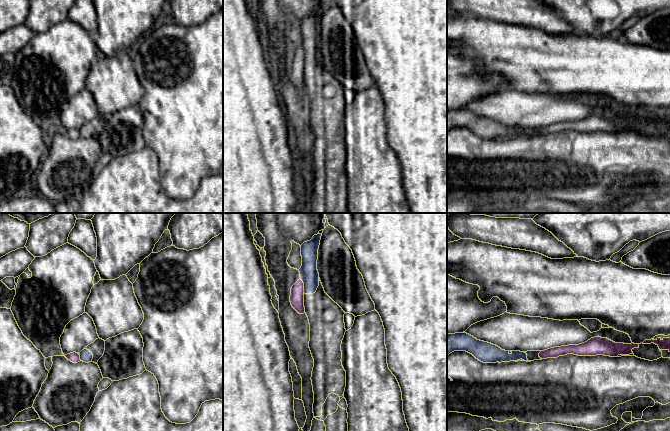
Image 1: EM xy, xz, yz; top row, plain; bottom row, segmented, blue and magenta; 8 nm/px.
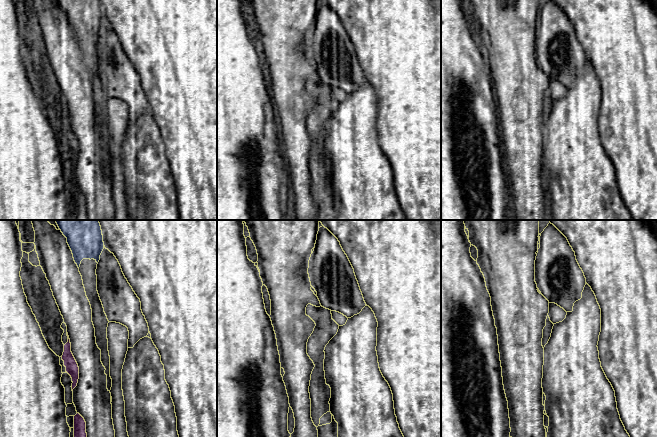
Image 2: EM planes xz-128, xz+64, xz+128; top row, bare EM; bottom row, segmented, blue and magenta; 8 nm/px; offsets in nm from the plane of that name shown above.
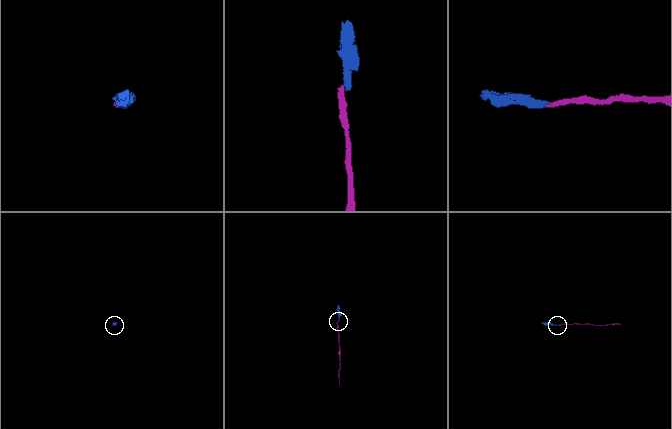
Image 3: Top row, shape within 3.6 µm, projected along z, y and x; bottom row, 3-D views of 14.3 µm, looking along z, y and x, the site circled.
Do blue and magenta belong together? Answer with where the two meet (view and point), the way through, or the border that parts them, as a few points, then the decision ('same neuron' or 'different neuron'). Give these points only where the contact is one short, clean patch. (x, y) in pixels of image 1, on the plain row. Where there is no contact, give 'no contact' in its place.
xz (304, 61) | along xz (300, 54), (303, 59), (304, 68) | different neuron

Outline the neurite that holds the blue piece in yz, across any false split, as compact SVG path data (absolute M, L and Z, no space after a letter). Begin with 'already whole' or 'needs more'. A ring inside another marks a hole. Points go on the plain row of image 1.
needs more; M464 108L447 110L447 131L454 127L466 127L483 139L501 139L520 135L524 137L542 136L539 133L541 127L505 127Z

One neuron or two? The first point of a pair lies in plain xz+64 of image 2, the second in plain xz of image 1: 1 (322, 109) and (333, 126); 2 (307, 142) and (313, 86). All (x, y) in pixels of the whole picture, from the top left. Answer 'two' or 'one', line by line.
1: one
2: two

